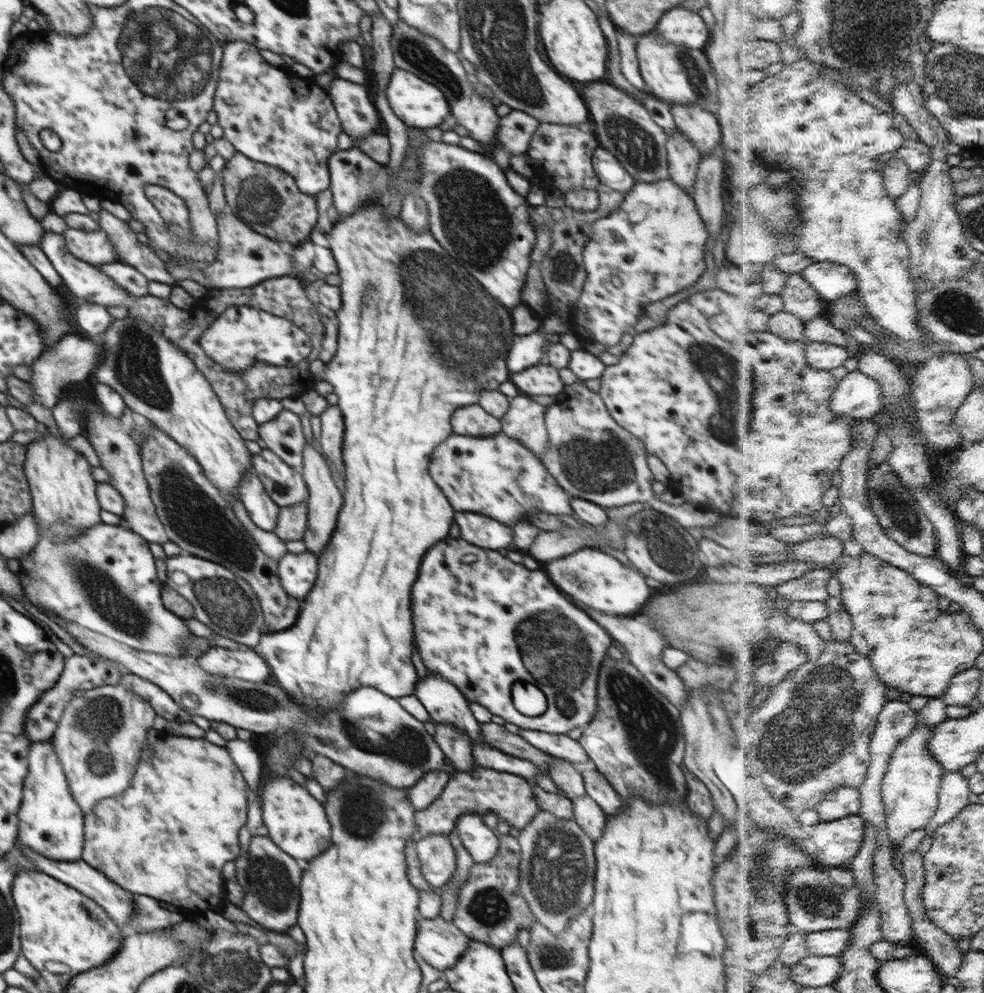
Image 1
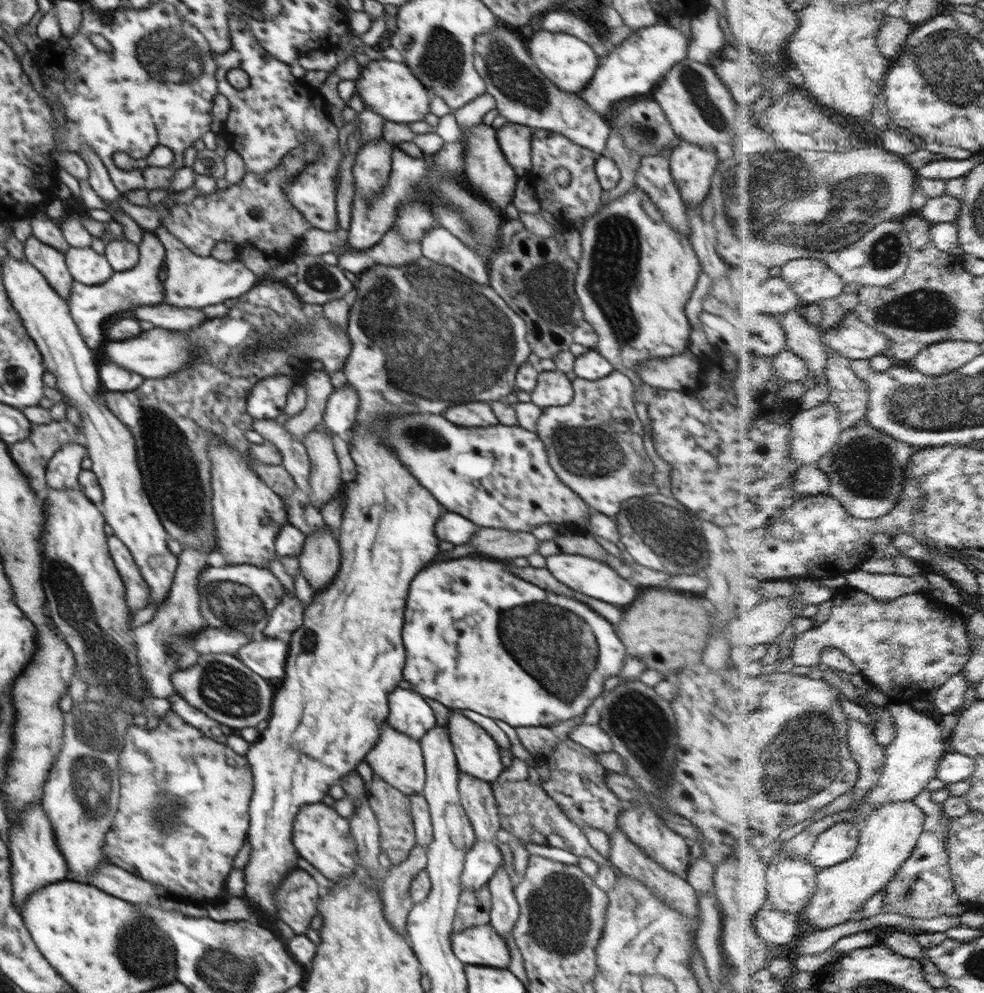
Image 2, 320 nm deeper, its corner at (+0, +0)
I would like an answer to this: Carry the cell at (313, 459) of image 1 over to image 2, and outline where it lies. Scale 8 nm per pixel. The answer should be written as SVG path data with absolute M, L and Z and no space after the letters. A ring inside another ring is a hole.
M325 524L323 530L307 535L298 555L301 575L311 586L312 593L324 590L333 581L341 565L341 550L332 531Z

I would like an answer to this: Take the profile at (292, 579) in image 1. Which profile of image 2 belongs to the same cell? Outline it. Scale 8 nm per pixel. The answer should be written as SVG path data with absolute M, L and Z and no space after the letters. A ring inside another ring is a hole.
M285 590L261 636L266 639L277 639L278 634L282 632L293 633L302 626L304 611L302 601L294 593L287 593Z

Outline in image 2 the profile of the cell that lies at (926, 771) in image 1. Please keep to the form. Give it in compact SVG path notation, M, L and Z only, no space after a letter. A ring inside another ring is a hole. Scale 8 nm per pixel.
M915 801L889 802L875 808L864 821L861 846L857 854L836 867L820 870L818 890L803 917L819 930L839 926L852 920L868 900L872 900L880 890L890 886L898 871L917 850L925 831L925 809Z

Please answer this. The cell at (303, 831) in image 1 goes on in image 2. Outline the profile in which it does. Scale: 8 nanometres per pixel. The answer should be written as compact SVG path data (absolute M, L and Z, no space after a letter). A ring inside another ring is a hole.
M322 801L300 807L293 822L293 845L300 857L332 881L348 878L357 868L357 844L349 820Z

